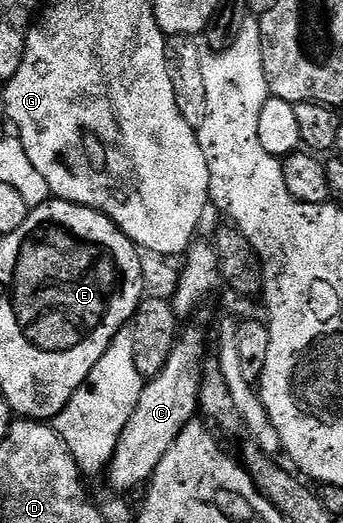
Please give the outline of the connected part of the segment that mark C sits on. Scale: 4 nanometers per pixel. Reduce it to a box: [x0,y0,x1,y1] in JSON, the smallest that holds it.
[106,329,204,494]

